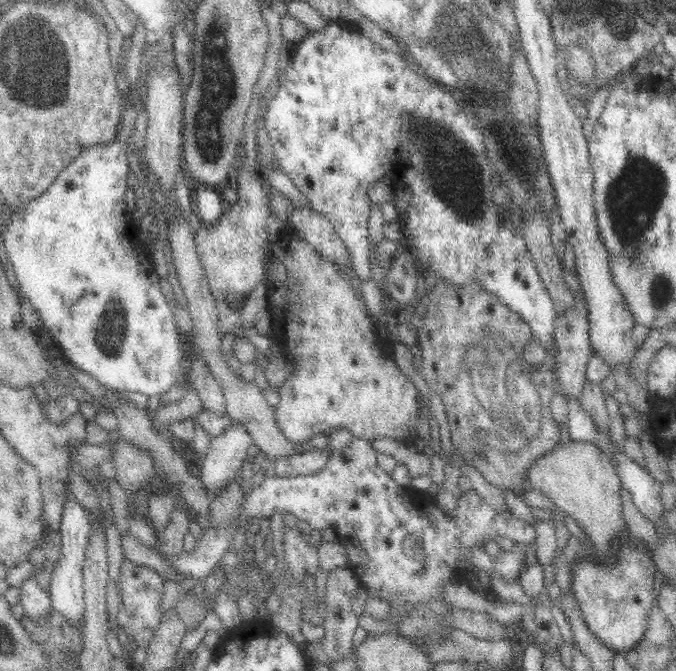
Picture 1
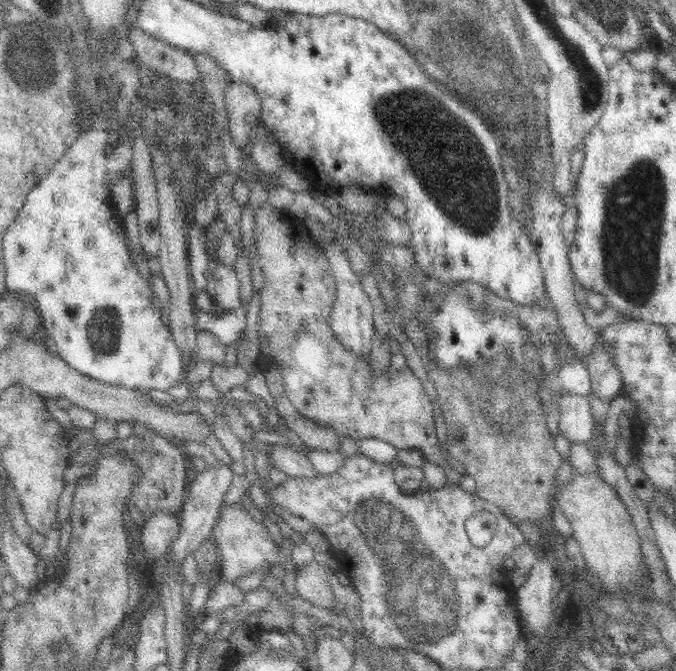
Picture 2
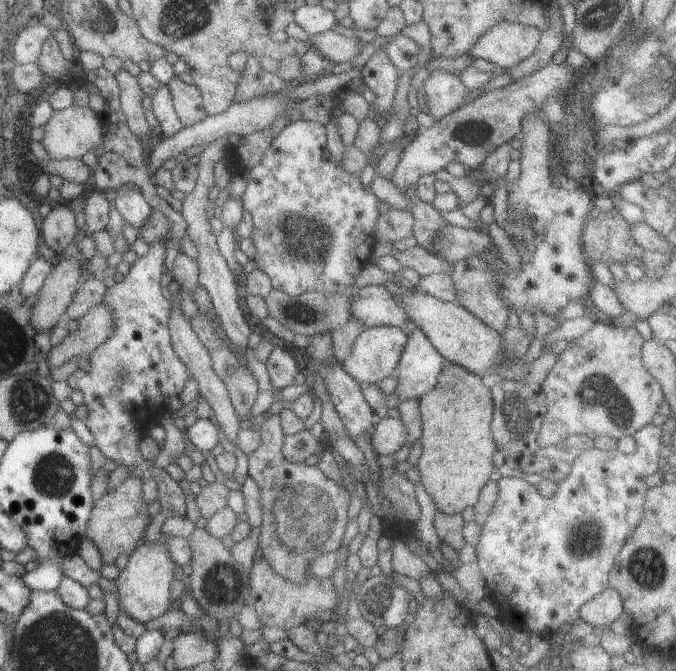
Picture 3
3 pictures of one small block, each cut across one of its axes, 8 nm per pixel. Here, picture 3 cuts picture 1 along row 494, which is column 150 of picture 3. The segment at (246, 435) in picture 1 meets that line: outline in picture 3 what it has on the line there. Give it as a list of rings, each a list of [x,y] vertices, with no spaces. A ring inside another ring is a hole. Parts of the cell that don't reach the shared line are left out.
[[[122,186],[115,190],[113,207],[119,212],[125,224],[138,231],[149,218],[152,209],[148,206],[146,196],[135,189]]]

